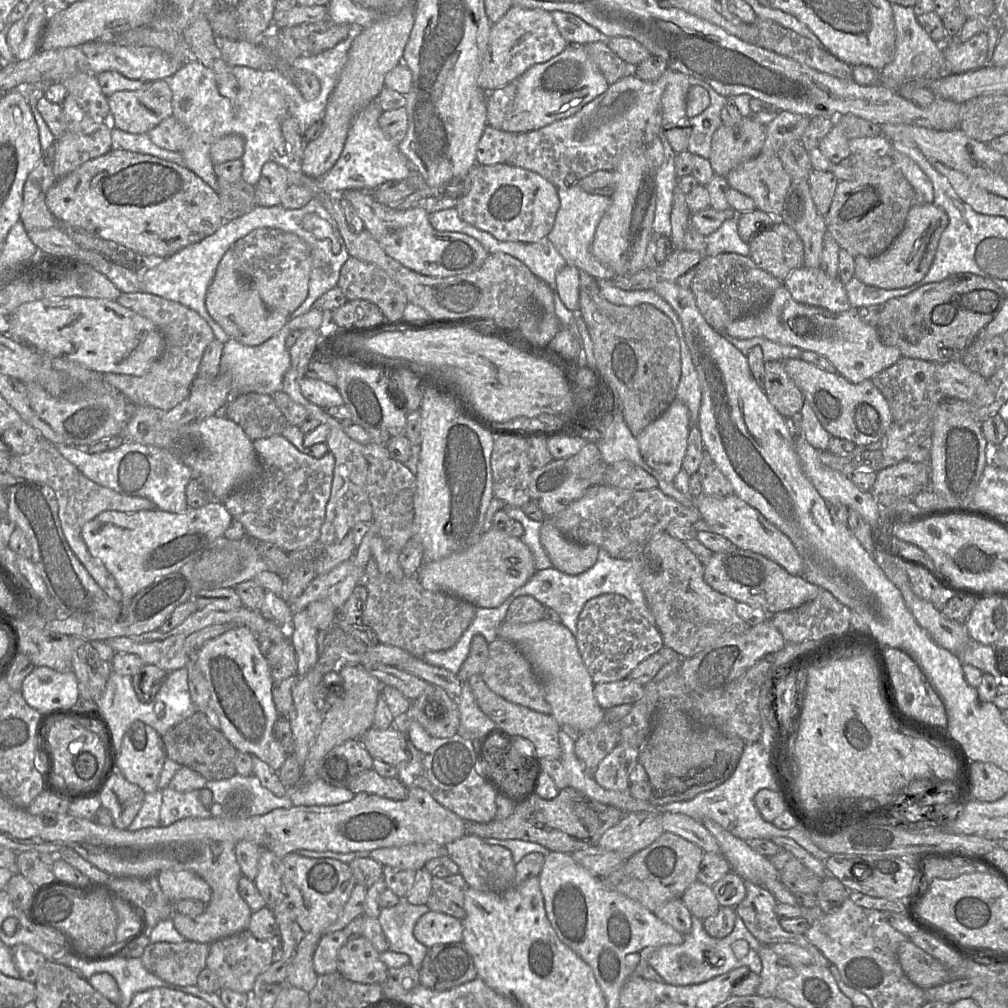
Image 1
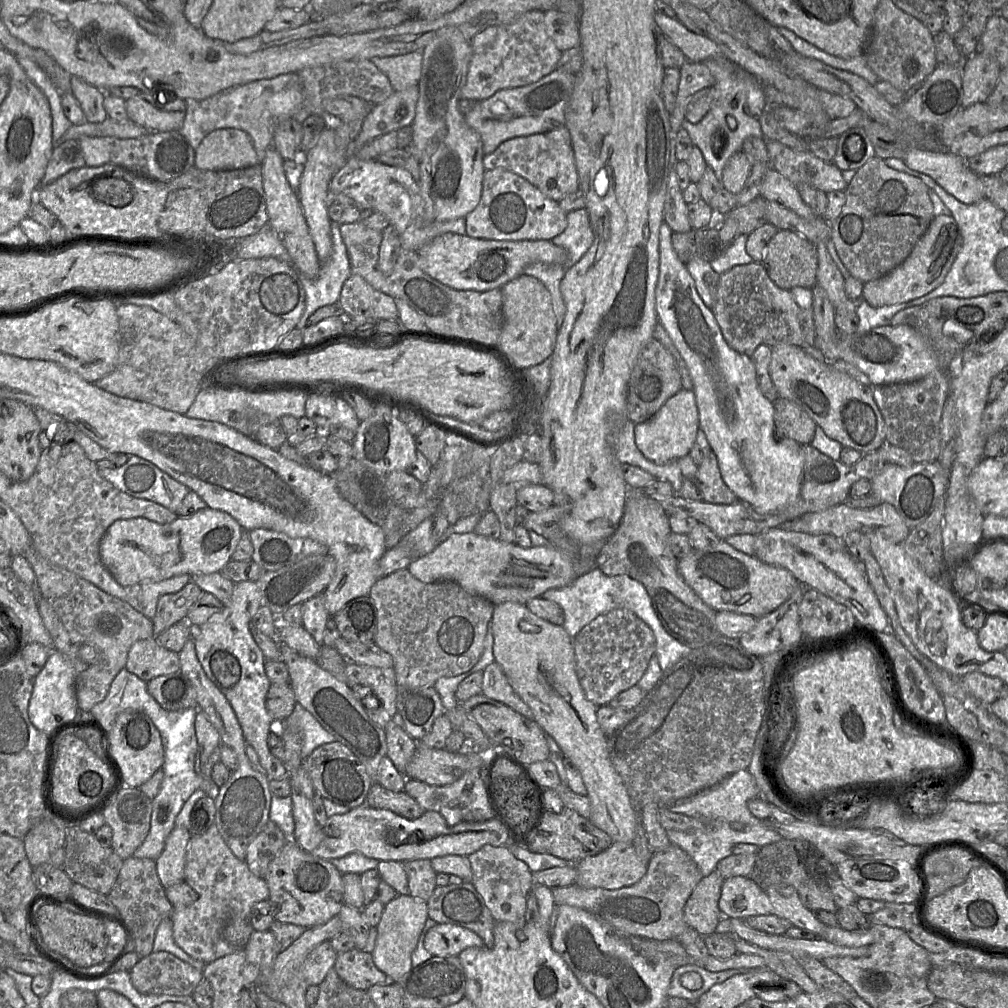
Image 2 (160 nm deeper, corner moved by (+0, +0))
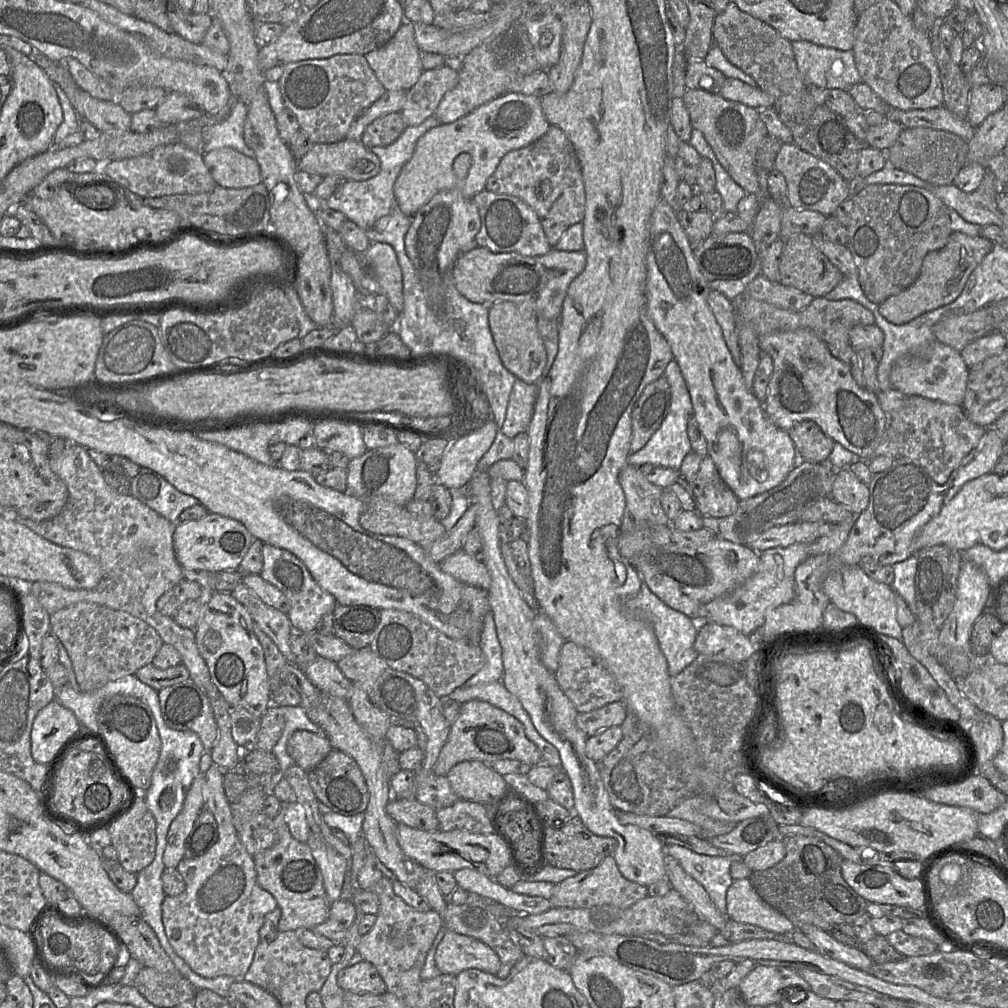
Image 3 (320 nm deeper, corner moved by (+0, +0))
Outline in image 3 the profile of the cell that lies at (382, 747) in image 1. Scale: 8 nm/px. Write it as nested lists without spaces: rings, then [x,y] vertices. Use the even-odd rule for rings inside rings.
[[[478,760],[457,763],[446,778],[460,799],[482,803],[488,812],[494,812],[507,798],[518,797],[500,773]]]

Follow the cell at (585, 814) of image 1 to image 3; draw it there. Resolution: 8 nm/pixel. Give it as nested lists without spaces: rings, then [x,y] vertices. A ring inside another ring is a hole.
[[[573,812],[571,818],[559,829],[545,827],[544,853],[549,865],[560,869],[571,869],[577,872],[598,866],[607,856],[613,855],[618,845],[612,837],[593,834]]]

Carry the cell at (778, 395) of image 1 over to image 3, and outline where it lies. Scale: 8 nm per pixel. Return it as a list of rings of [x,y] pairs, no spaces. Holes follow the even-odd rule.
[[[802,421],[788,432],[800,459],[812,462],[826,462],[833,450],[834,441],[813,421]]]

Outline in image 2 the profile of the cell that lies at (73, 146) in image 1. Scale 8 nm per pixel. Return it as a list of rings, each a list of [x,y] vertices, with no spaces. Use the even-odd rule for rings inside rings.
[[[77,75],[71,76],[71,91],[83,110],[86,122],[103,122],[108,118],[104,108],[105,91]]]

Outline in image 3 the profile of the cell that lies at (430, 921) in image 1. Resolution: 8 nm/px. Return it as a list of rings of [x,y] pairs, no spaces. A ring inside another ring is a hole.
[[[447,930],[435,952],[435,962],[443,974],[457,976],[464,970],[478,969],[497,975],[501,962],[489,946],[466,935]]]

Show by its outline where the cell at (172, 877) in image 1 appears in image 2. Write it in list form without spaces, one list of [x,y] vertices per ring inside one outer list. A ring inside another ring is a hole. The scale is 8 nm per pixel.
[[[174,826],[165,841],[160,856],[156,859],[156,870],[164,888],[184,881],[184,866],[190,830],[182,826]]]

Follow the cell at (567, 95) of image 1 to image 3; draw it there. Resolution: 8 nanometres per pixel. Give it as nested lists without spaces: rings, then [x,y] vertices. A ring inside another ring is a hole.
[[[509,92],[454,122],[430,129],[418,139],[411,159],[404,165],[394,183],[394,196],[400,210],[413,217],[434,195],[457,187],[453,163],[464,152],[471,155],[472,164],[459,189],[465,198],[473,199],[486,189],[488,178],[495,172],[504,155],[537,141],[549,127],[541,97]]]

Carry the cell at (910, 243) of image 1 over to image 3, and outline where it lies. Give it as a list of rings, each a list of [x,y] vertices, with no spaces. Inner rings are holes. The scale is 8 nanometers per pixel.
[[[952,232],[947,244],[940,250],[928,253],[916,281],[897,295],[879,305],[879,312],[889,322],[902,325],[918,316],[948,305],[962,293],[970,274],[992,250],[993,243],[983,236],[968,236]]]

